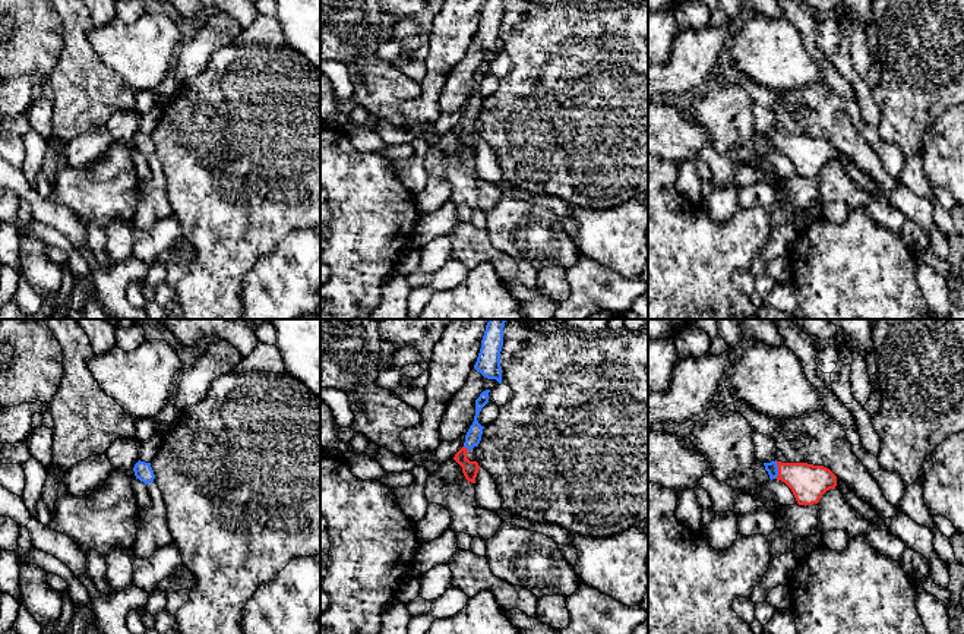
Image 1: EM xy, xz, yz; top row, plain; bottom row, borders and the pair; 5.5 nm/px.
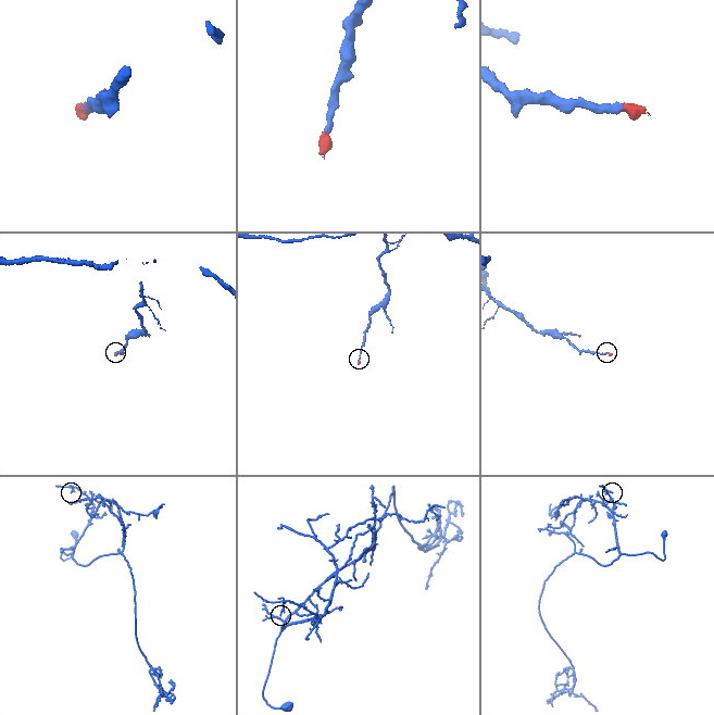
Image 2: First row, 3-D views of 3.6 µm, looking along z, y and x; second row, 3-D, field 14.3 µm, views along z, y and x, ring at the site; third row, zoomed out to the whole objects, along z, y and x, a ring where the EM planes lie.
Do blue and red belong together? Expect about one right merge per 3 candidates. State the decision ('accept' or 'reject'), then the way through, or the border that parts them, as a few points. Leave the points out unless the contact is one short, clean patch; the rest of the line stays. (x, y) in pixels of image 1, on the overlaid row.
accept; runs through yz (771, 467), (777, 470), (789, 472), (808, 482)

